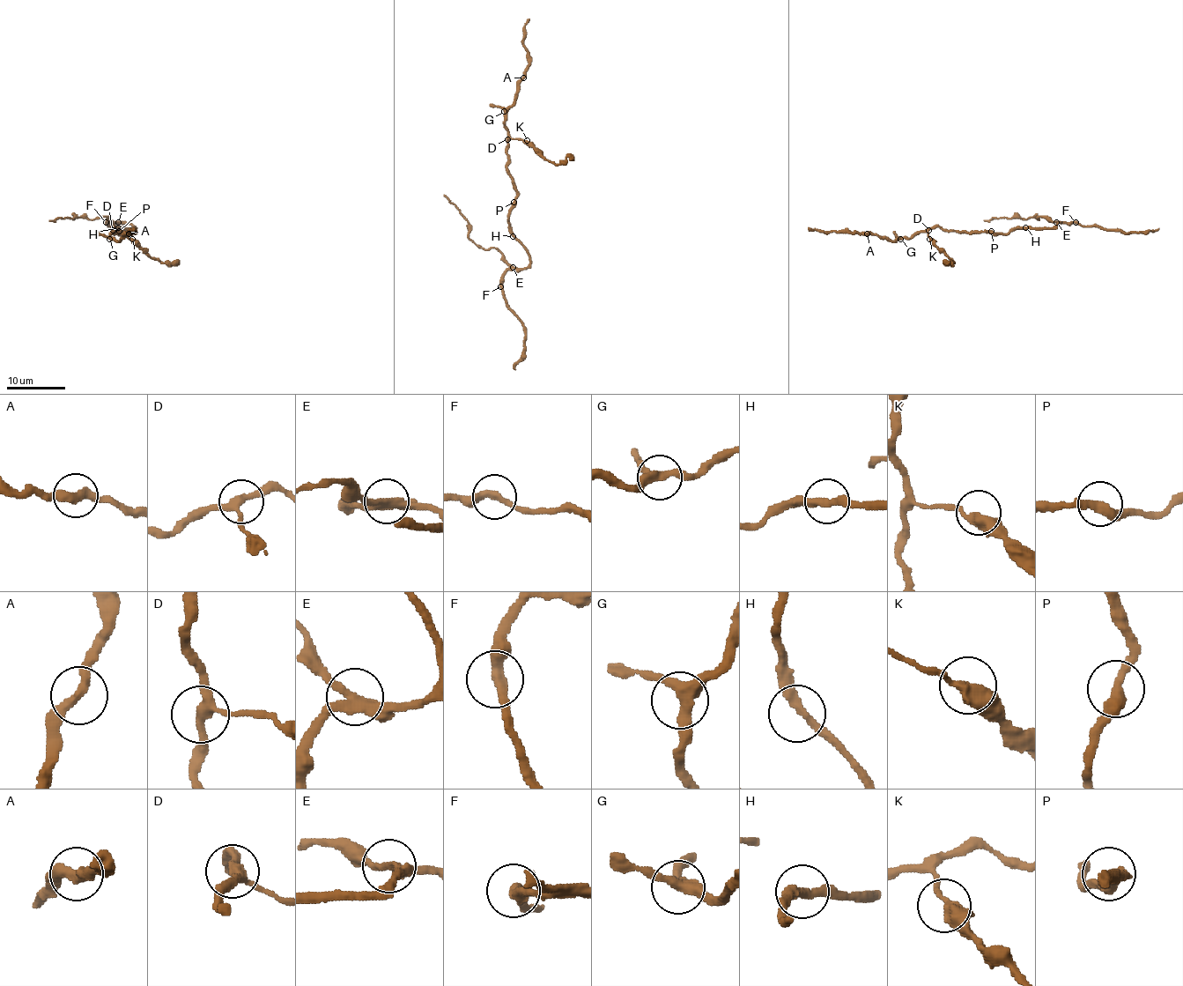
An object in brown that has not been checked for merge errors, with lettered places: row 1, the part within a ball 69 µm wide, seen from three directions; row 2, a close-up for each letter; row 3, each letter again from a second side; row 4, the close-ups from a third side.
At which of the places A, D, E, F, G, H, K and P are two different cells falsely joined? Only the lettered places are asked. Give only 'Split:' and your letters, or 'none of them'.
Split: E

